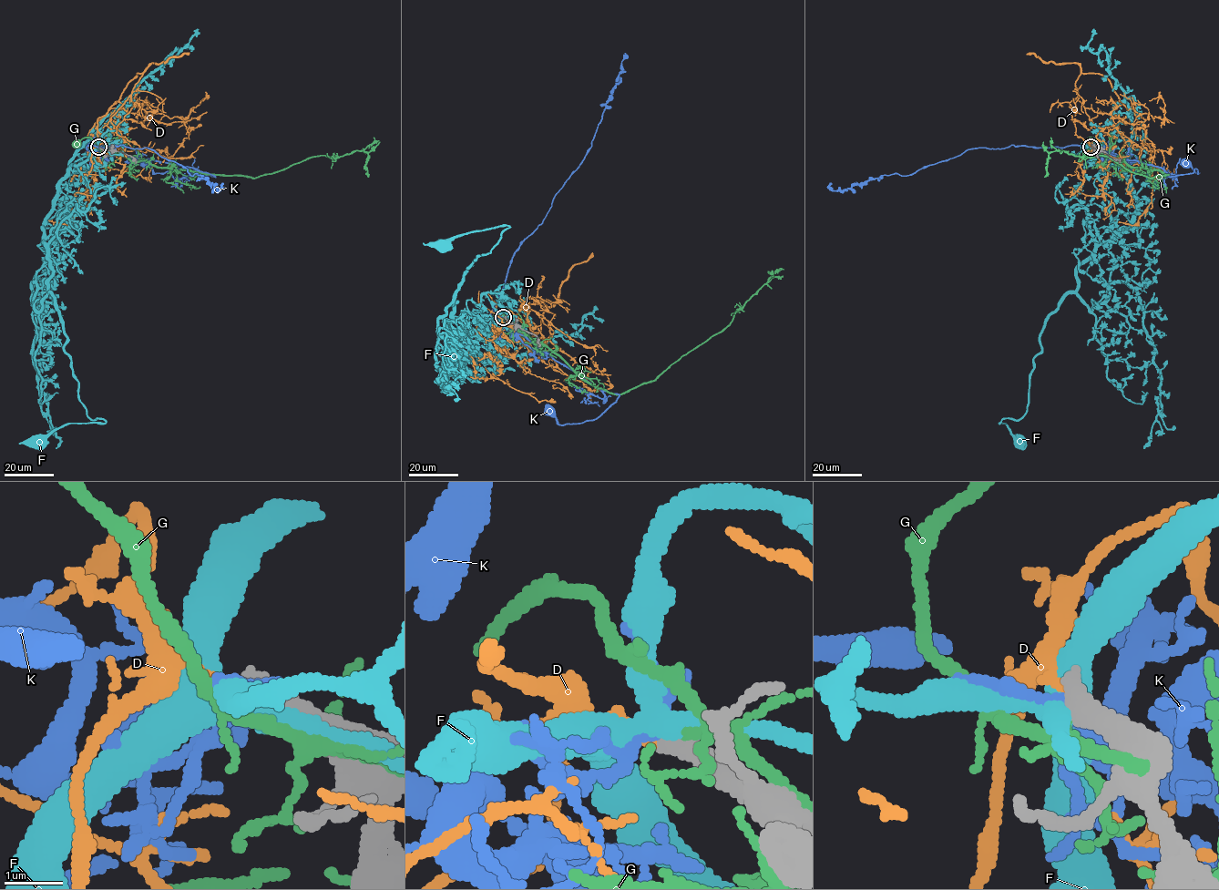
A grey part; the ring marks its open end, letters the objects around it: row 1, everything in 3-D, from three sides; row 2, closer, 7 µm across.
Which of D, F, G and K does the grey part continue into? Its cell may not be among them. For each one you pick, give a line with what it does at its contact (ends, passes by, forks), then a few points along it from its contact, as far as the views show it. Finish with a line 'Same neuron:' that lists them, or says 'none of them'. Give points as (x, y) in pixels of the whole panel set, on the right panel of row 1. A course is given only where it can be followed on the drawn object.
Same neuron: none of them

